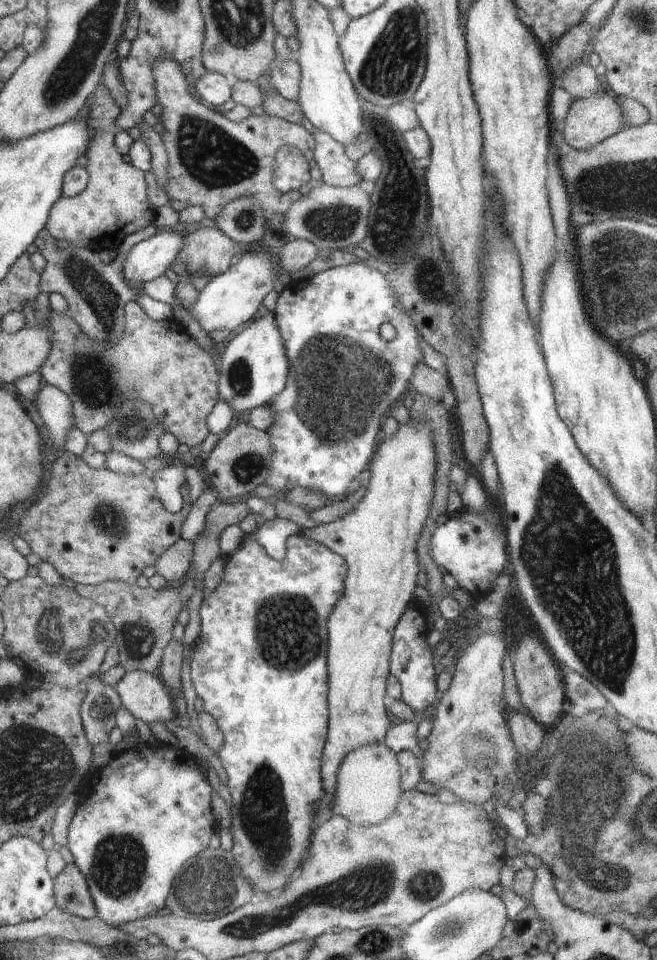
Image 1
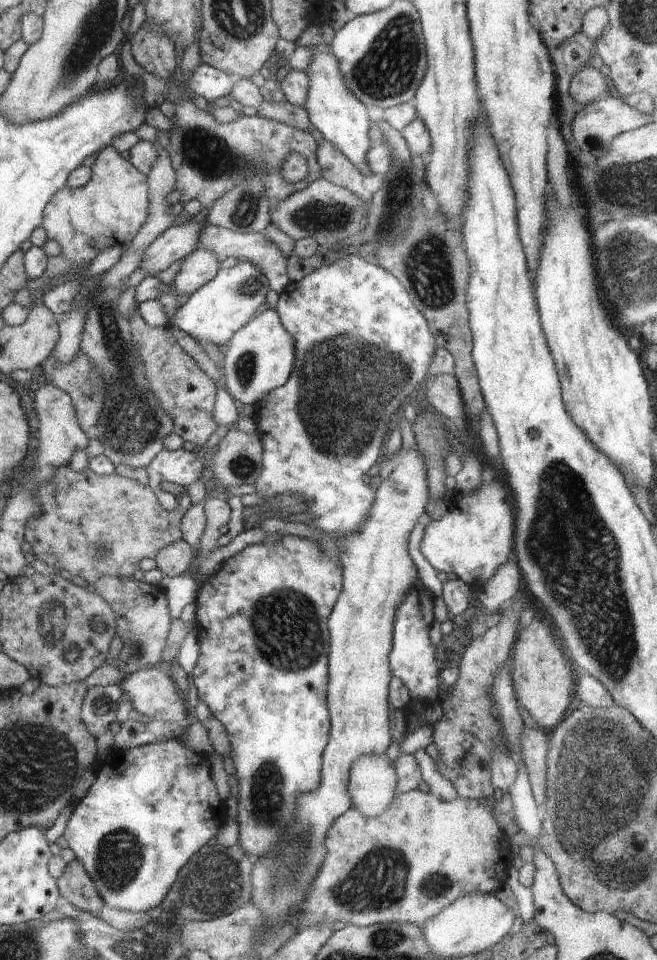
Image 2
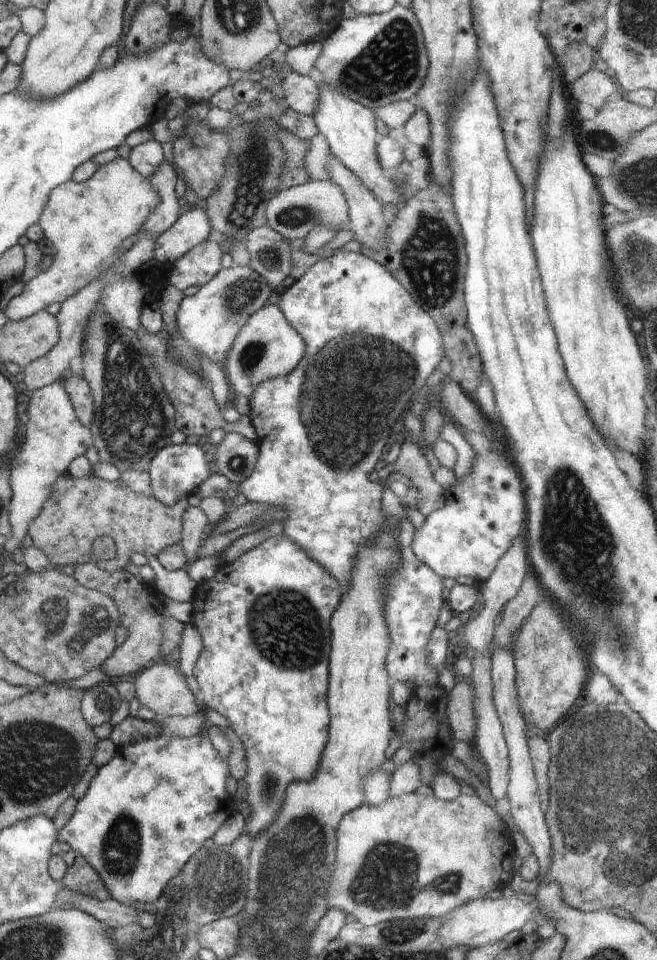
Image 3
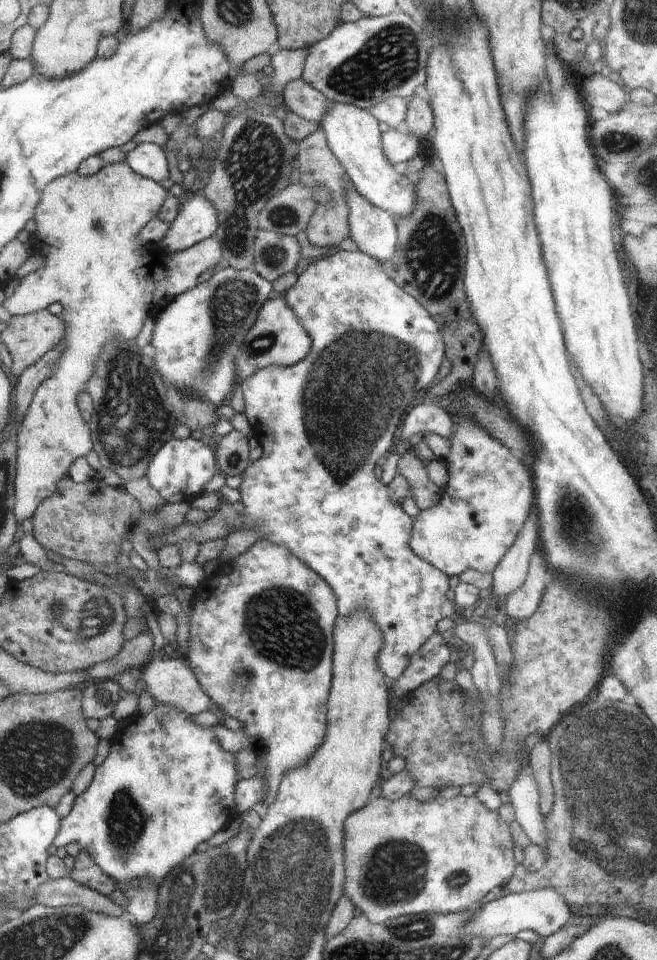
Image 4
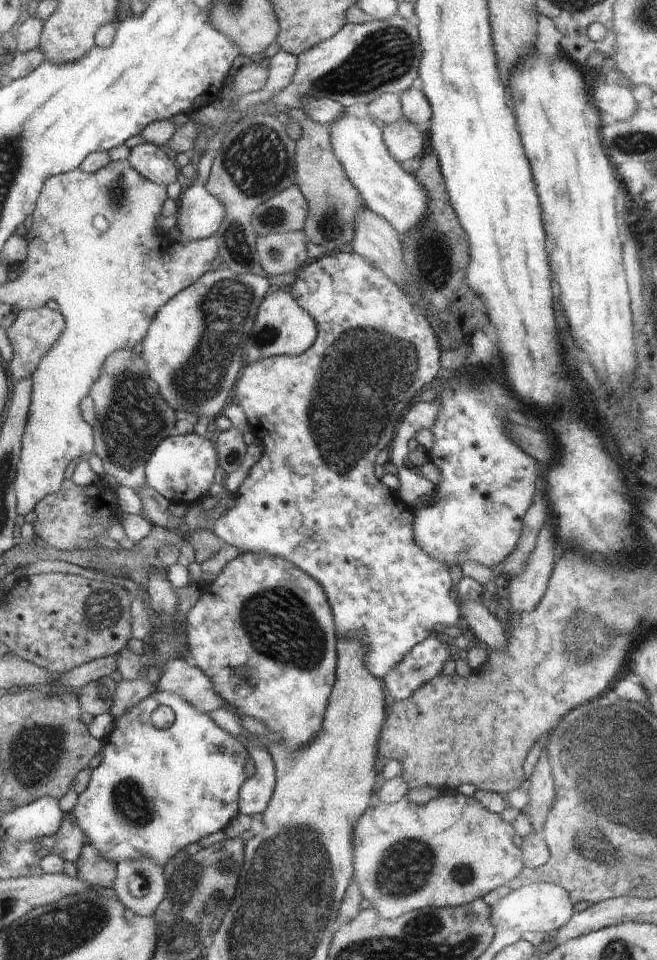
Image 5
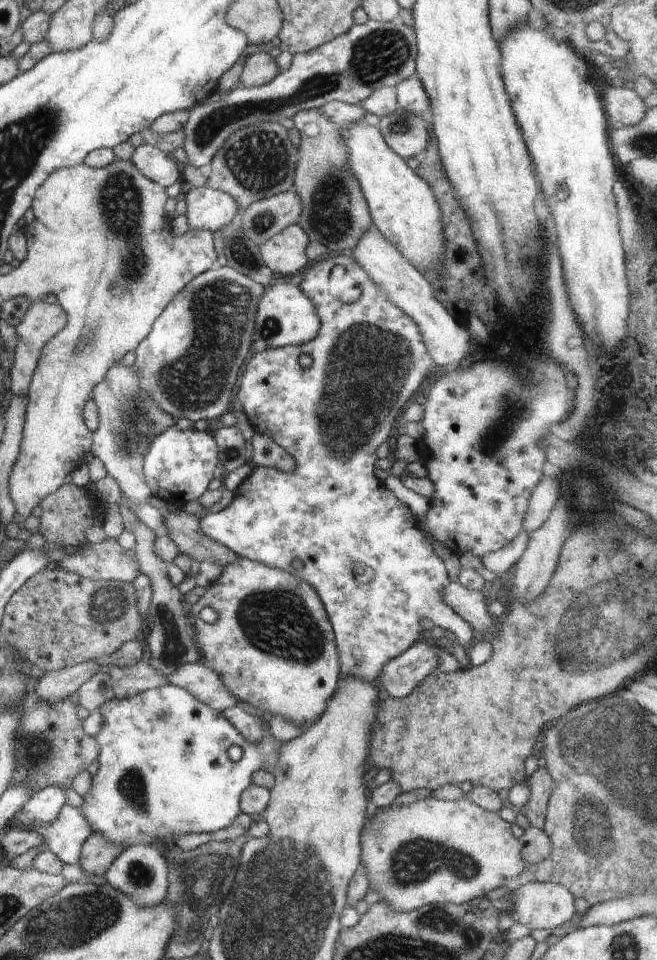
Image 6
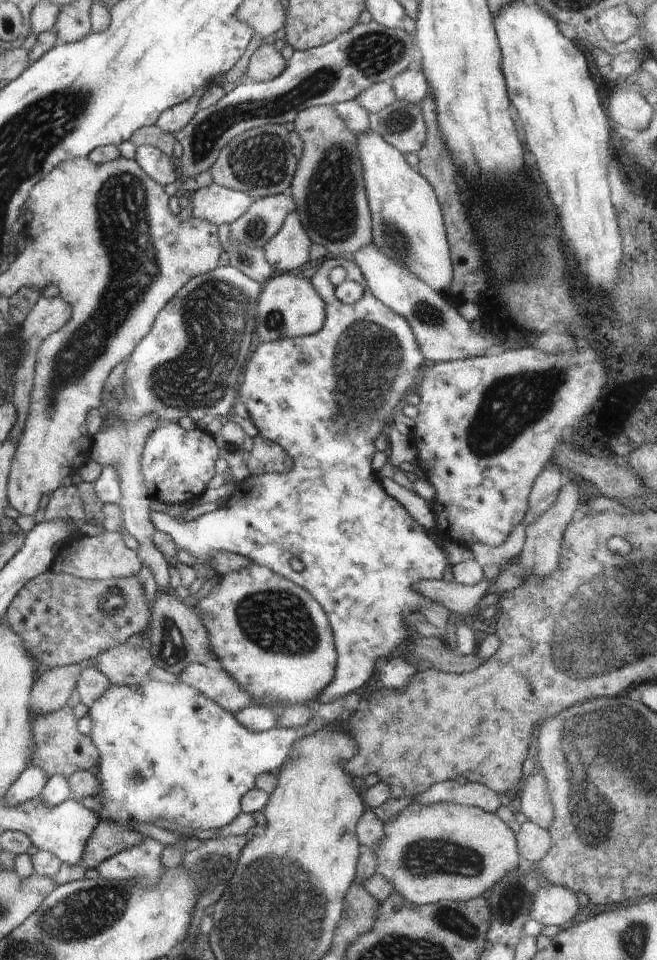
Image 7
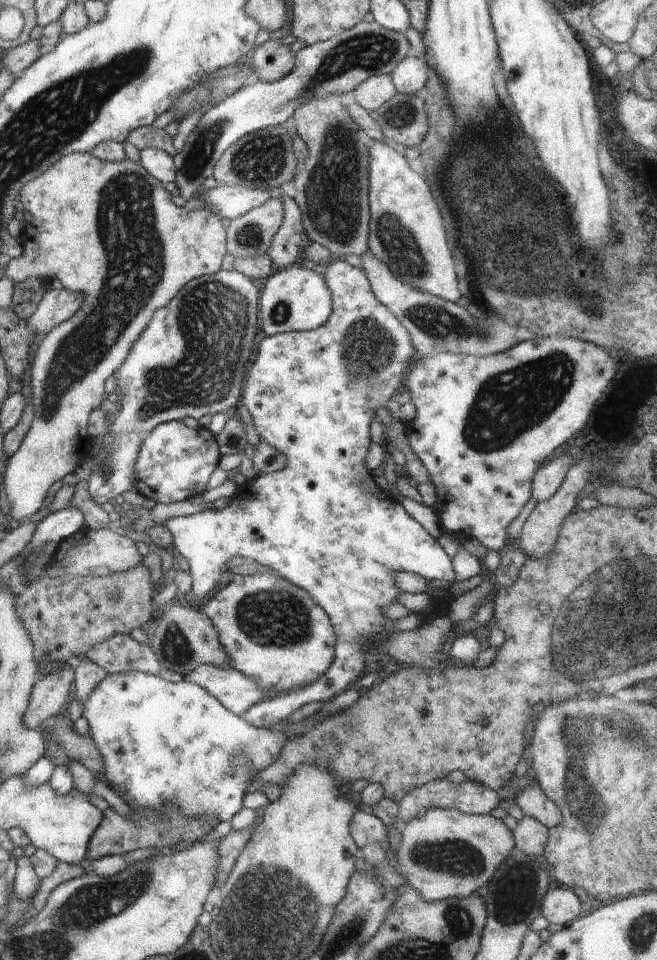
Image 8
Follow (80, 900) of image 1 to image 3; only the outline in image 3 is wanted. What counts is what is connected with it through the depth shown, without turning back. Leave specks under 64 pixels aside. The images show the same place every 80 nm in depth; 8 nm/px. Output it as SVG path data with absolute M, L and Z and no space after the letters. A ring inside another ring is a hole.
M77 854L72 866L67 867L60 885L70 889L73 893L99 901L107 901L111 898L111 894L107 891L106 884L102 882L98 872L80 854Z

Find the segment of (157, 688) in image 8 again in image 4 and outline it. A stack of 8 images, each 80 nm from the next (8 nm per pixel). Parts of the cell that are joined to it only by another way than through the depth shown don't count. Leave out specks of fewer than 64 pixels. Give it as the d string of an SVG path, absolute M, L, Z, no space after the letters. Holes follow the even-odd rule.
M156 703L153 710L147 714L142 714L136 711L134 715L126 720L119 721L117 732L111 740L111 749L106 757L106 760L96 767L94 778L88 786L88 789L80 796L75 798L74 804L68 816L62 819L59 823L59 831L54 839L54 846L68 846L72 843L77 843L82 851L91 854L99 867L117 884L121 891L124 891L129 883L140 881L141 879L149 879L156 886L160 886L166 878L166 874L178 866L186 857L189 857L200 842L208 840L212 834L216 834L220 828L228 826L228 822L234 818L234 810L236 810L236 802L234 802L234 788L240 780L235 769L235 754L227 752L220 747L217 738L212 733L210 727L201 729L193 723L192 717L183 715L174 707L165 705L164 703ZM165 716L165 722L160 722L160 717Z

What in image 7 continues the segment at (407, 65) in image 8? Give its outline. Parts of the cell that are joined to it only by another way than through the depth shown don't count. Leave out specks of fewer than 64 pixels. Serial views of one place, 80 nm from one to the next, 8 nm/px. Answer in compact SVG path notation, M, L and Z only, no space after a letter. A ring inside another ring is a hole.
M419 65L406 68L404 72L392 78L390 84L397 100L406 100L418 105L426 98L429 90L428 80Z

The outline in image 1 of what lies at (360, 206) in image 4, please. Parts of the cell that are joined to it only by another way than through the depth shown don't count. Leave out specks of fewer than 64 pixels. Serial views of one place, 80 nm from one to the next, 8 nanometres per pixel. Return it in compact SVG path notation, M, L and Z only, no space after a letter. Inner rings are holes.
M310 128L315 141L315 160L320 168L323 183L327 186L358 186L363 180L358 173L358 164L346 156L345 148L334 141L330 134Z

